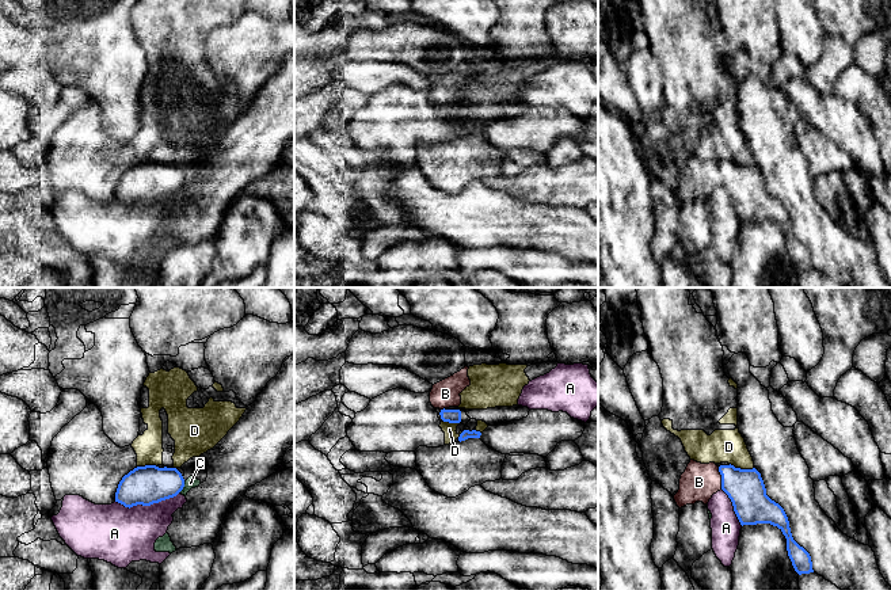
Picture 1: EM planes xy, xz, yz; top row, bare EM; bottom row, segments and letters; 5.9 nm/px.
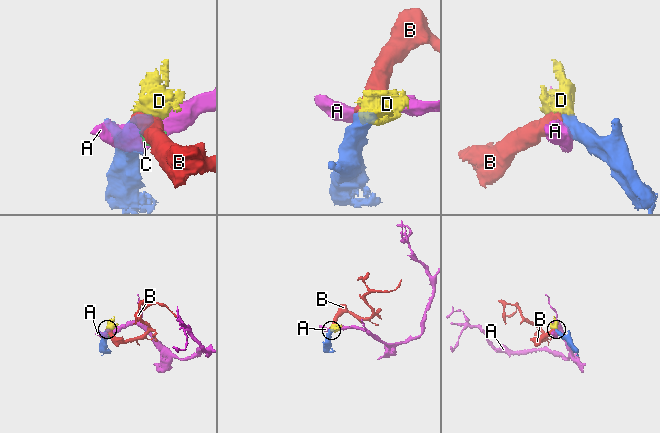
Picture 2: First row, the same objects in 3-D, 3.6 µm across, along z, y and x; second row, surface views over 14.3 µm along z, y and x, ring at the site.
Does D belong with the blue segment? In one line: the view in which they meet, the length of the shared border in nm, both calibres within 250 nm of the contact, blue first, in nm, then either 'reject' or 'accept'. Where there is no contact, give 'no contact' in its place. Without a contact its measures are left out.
contact in yz; length 160 nm; calibres 220 and 190 nm; reject

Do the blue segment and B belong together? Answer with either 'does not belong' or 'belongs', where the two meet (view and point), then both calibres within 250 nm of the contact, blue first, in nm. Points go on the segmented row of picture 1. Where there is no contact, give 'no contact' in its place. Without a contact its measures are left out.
belongs; meets blue in yz at (722, 478); 220 nm thick on the blue side, 220 nm on the other

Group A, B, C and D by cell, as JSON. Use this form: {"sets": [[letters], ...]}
{"sets": [["A", "C"], ["B"], ["D"]]}

